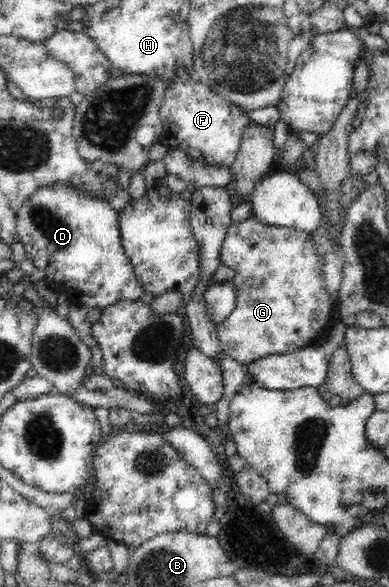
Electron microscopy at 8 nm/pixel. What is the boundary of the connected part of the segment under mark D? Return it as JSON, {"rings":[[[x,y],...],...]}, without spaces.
{"rings":[[[52,184],[46,188],[37,189],[26,201],[23,201],[16,213],[16,229],[19,241],[24,243],[27,260],[31,261],[35,268],[44,269],[46,272],[45,279],[50,284],[52,291],[67,292],[73,302],[82,304],[88,309],[101,308],[106,309],[110,305],[115,305],[118,301],[130,299],[134,301],[140,300],[142,294],[145,293],[140,282],[136,279],[135,270],[131,262],[124,253],[123,245],[121,244],[121,235],[119,228],[118,212],[114,210],[106,200],[90,196],[84,192],[80,192],[78,188],[72,188],[72,184]]]}

